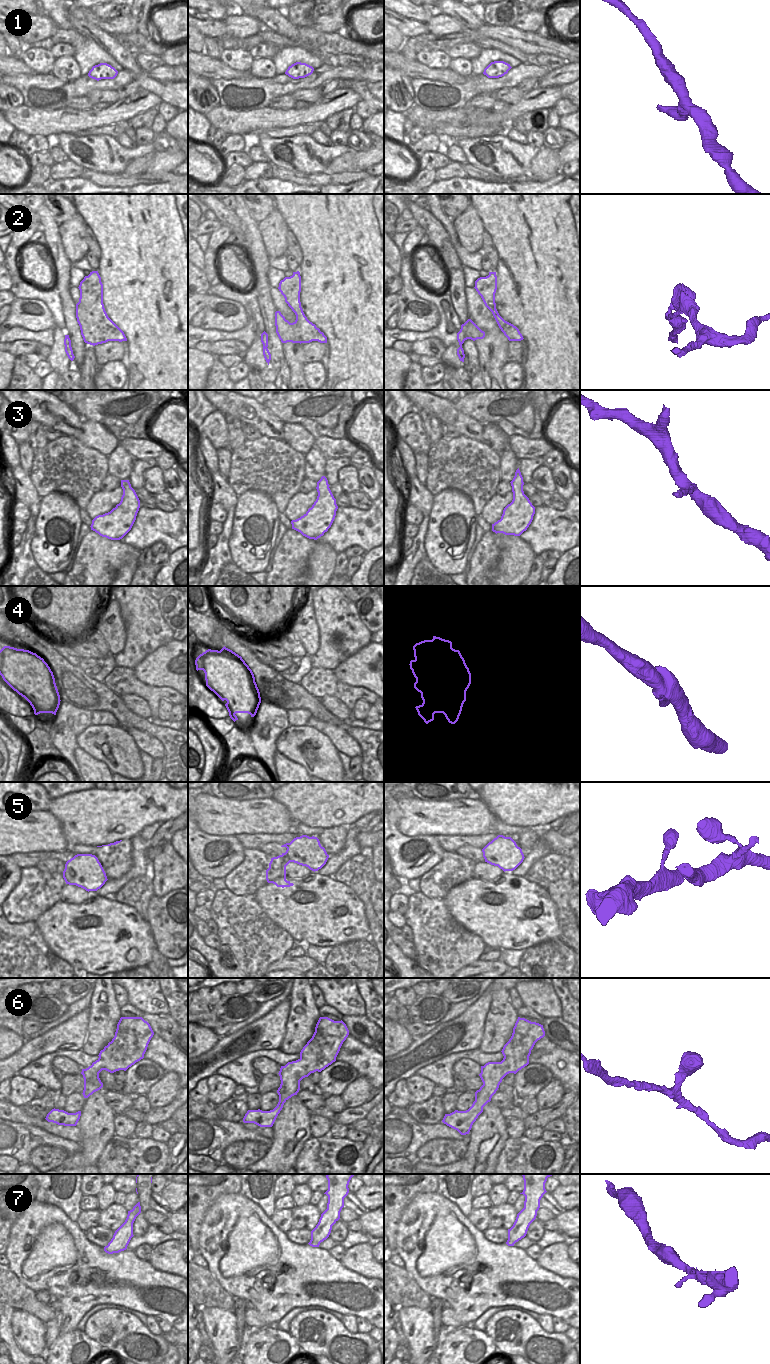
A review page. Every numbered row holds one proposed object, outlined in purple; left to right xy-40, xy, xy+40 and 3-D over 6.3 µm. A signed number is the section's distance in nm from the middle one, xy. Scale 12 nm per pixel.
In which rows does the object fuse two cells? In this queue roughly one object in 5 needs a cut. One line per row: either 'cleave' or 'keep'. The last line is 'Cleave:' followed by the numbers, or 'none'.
1: keep
2: keep
3: keep
4: cleave
5: keep
6: keep
7: keep
Cleave: 4

